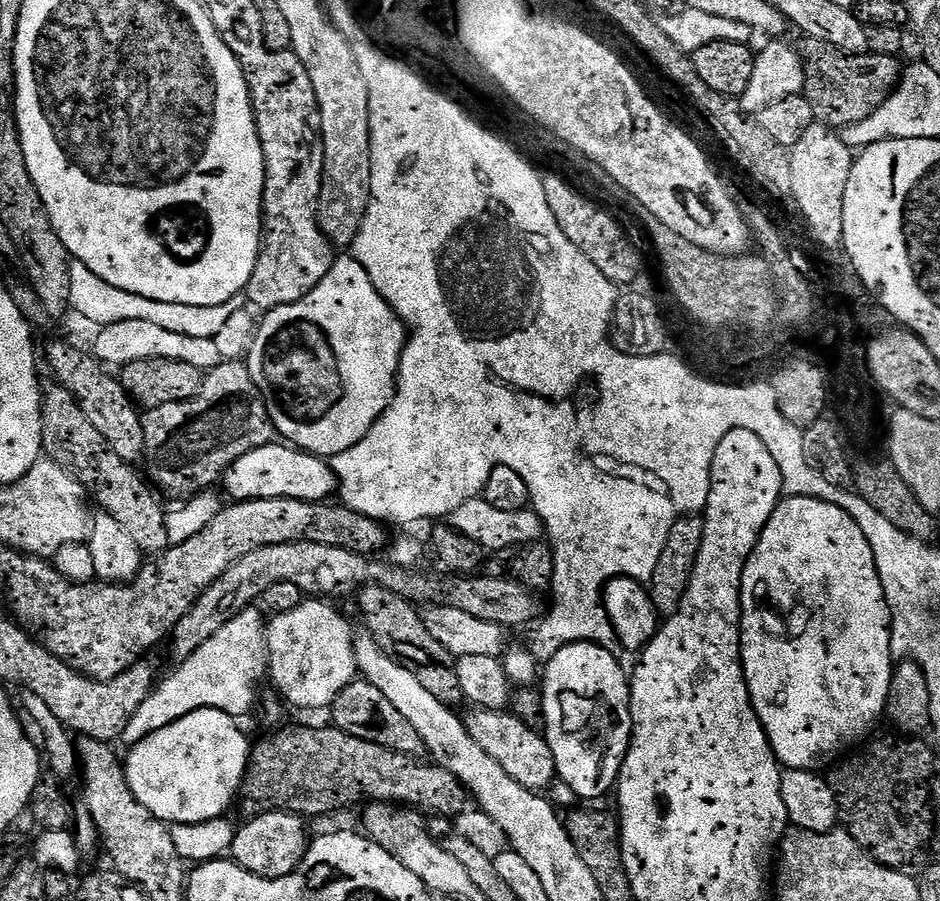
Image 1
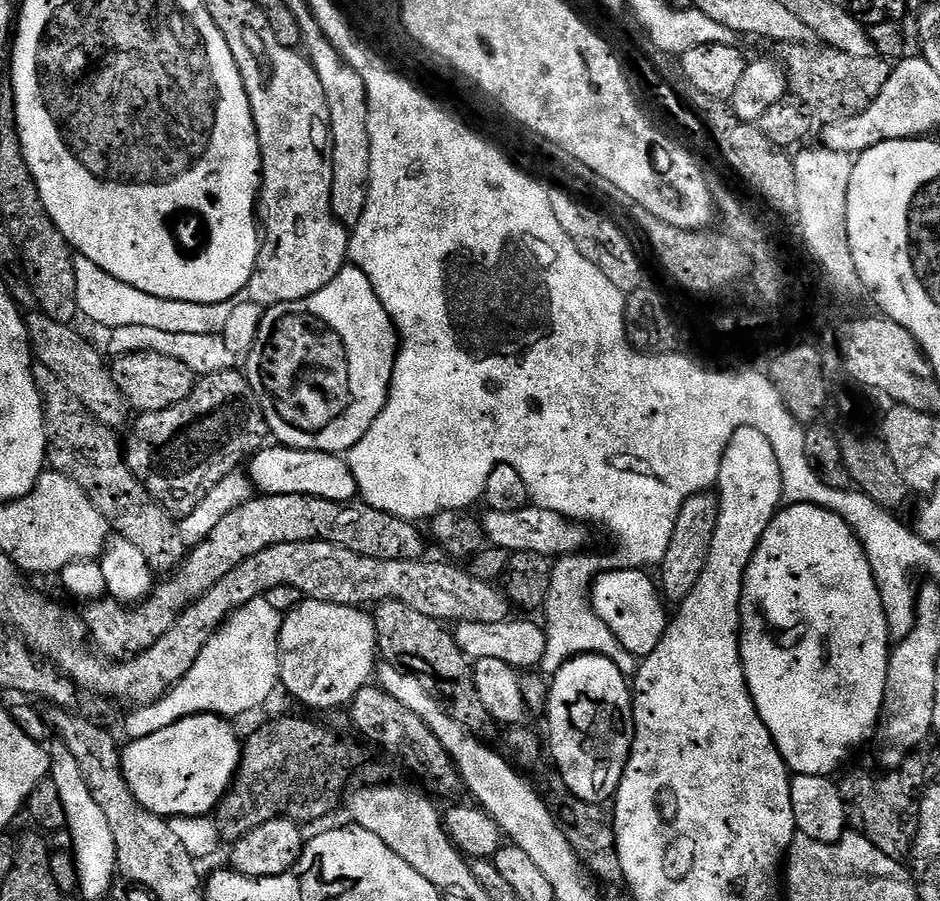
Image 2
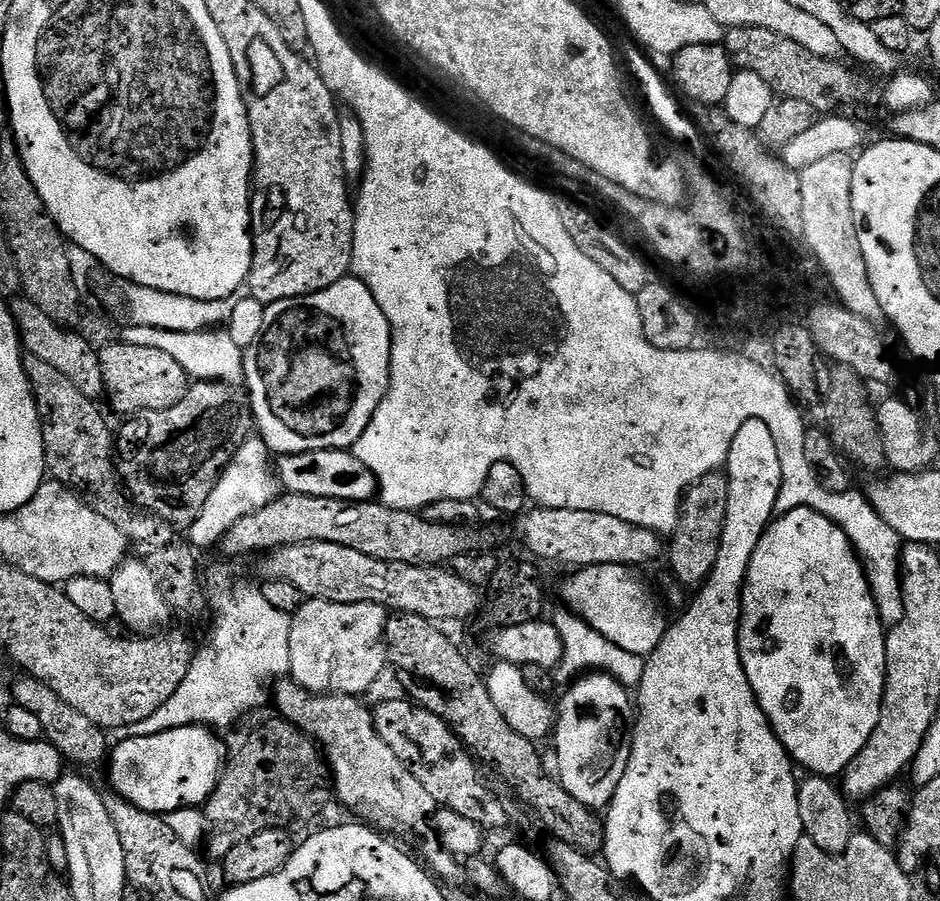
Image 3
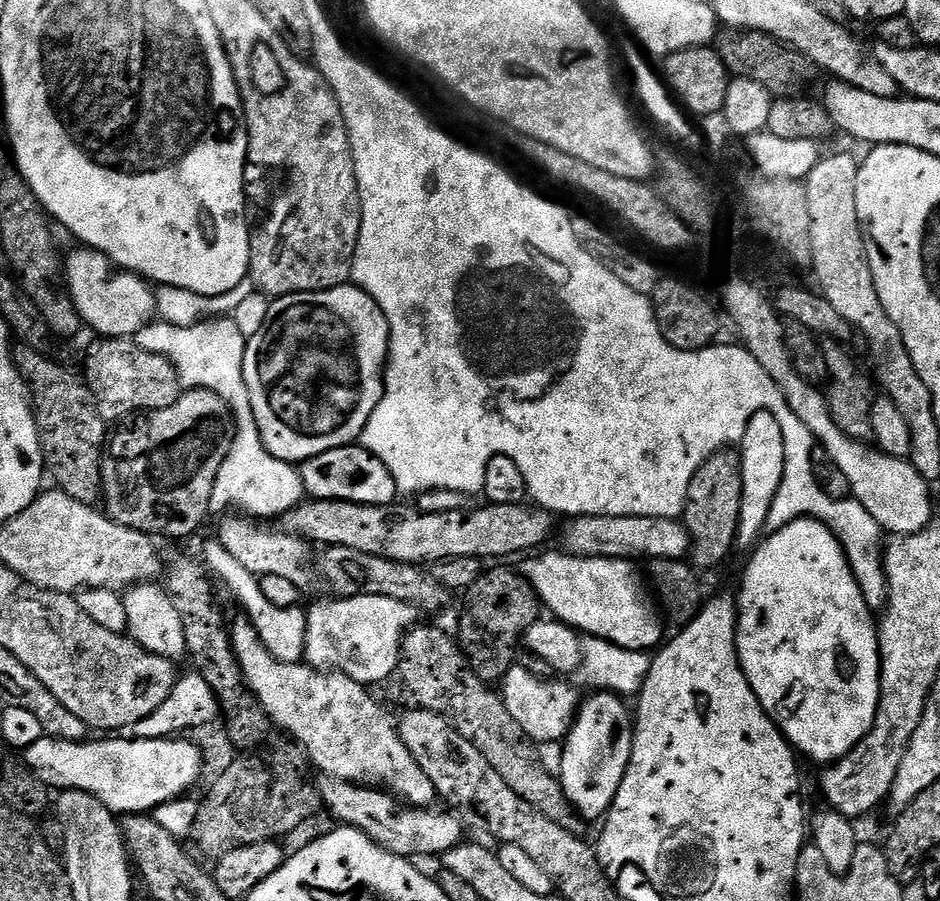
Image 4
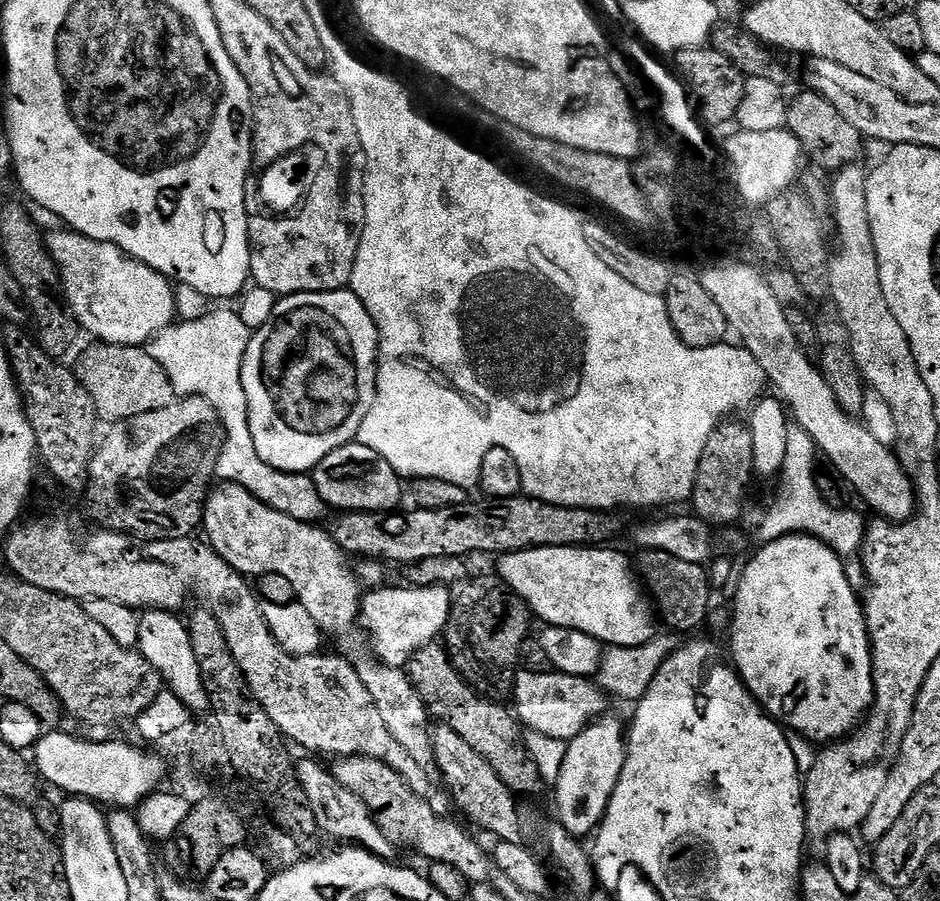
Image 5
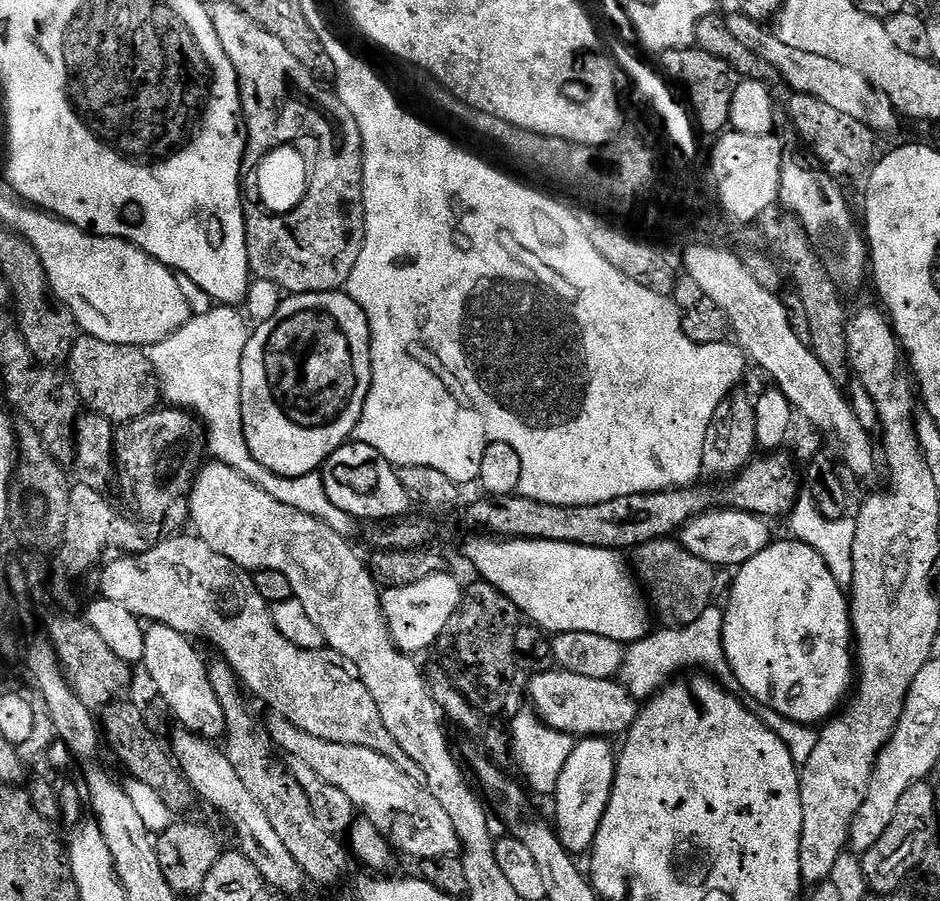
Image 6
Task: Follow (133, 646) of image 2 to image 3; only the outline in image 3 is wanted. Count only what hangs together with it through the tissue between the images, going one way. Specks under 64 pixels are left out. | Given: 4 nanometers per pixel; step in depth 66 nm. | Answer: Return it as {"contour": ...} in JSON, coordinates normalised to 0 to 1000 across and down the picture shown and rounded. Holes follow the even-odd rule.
{"contour":[[[300,548],[291,557],[287,557],[287,562],[279,562],[279,566],[270,566],[270,570],[262,570],[262,575],[253,575],[253,579],[249,579],[249,584],[245,584],[245,588],[238,594],[236,609],[238,608],[243,617],[264,617],[267,613],[285,615],[299,606],[309,604],[351,602],[360,606],[372,606],[372,610],[381,610],[381,615],[389,615],[389,619],[402,619],[406,624],[423,624],[453,630],[476,627],[485,616],[527,609],[527,593],[521,587],[514,586],[510,587],[511,592],[506,592],[509,589],[505,585],[455,579],[447,570],[419,566],[403,557],[376,557],[360,553]]]}

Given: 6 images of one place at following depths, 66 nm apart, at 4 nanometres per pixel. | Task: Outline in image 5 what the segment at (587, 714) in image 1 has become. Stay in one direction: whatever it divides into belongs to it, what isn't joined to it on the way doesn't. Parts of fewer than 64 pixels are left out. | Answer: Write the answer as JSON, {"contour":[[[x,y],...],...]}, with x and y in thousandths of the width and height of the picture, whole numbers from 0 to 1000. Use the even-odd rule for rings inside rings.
{"contour":[[[644,792],[623,805],[610,821],[603,822],[601,830],[604,831],[600,835],[596,862],[591,866],[590,905],[609,928],[629,929],[643,909],[668,840],[665,805],[660,805],[651,792]]]}

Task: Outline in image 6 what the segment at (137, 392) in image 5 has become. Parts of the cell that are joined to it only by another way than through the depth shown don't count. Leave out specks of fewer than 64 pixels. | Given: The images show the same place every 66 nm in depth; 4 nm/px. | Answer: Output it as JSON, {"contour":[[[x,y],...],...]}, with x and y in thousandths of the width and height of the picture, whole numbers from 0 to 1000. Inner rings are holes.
{"contour":[[[86,372],[70,405],[71,416],[83,433],[86,445],[99,458],[112,462],[120,472],[137,471],[157,457],[167,456],[172,444],[170,421],[166,417],[156,390],[143,382],[109,380],[99,373]]]}

